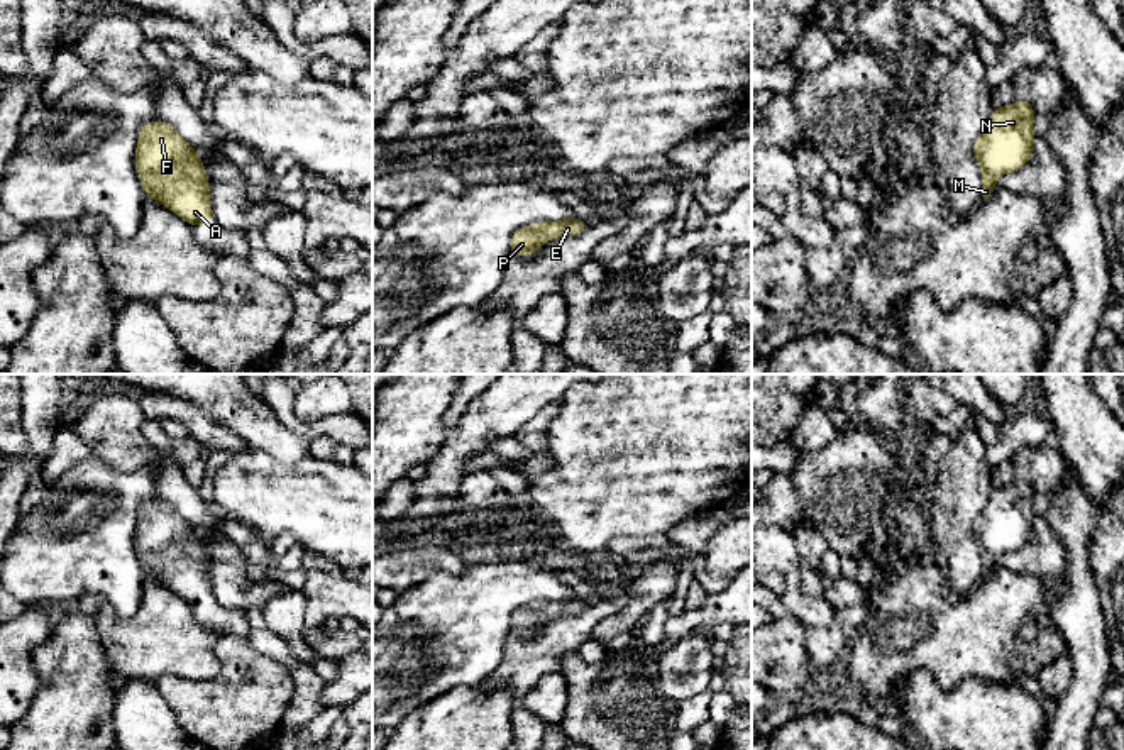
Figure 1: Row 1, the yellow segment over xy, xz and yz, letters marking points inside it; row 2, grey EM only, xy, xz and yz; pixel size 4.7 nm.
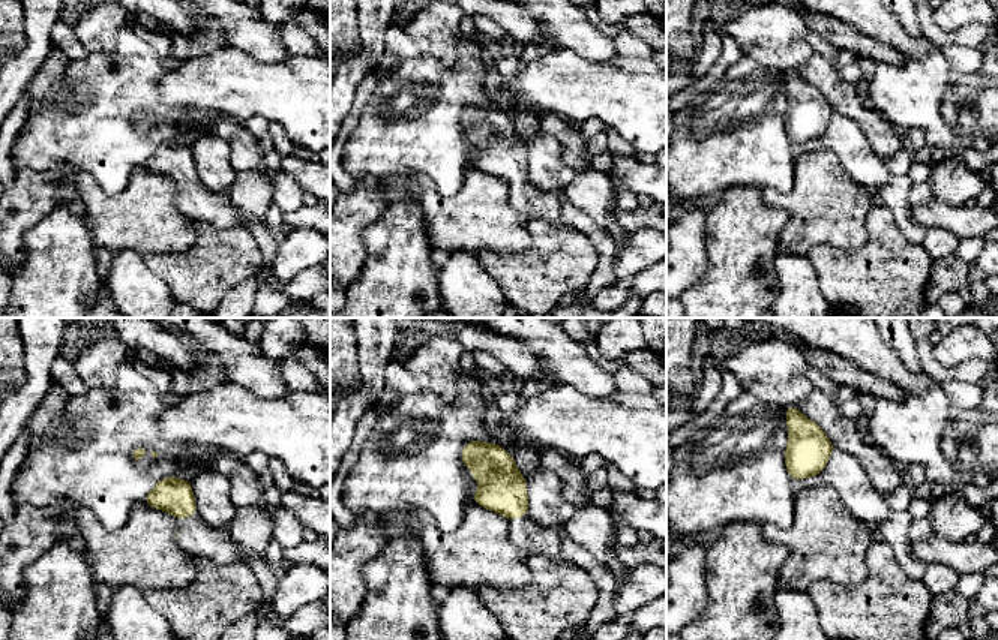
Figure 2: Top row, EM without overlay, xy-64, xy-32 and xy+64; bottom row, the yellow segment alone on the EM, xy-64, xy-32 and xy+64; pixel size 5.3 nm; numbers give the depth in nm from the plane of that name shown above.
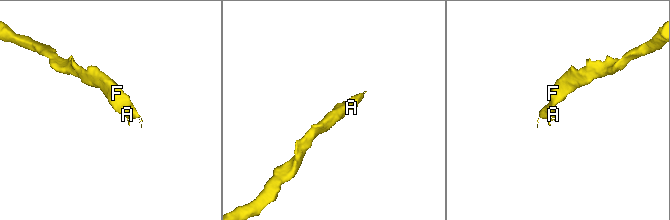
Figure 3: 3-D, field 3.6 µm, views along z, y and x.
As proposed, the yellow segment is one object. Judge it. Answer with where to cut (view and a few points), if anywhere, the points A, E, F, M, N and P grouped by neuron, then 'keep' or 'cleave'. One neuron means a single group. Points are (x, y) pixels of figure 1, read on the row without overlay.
no cut; A E F M N P; keep

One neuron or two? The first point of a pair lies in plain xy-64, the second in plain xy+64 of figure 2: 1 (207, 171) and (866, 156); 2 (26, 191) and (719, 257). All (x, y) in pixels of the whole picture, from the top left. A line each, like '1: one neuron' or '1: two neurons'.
1: one neuron
2: two neurons

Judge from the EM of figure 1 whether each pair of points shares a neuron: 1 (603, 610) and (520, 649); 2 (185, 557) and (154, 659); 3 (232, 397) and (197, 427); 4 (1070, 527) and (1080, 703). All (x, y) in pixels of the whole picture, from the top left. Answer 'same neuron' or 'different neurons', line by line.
1: same neuron
2: different neurons
3: different neurons
4: same neuron

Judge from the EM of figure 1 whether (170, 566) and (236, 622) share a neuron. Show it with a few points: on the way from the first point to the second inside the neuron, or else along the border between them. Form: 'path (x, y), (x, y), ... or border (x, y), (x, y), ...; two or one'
path (187, 583), (219, 615); one

